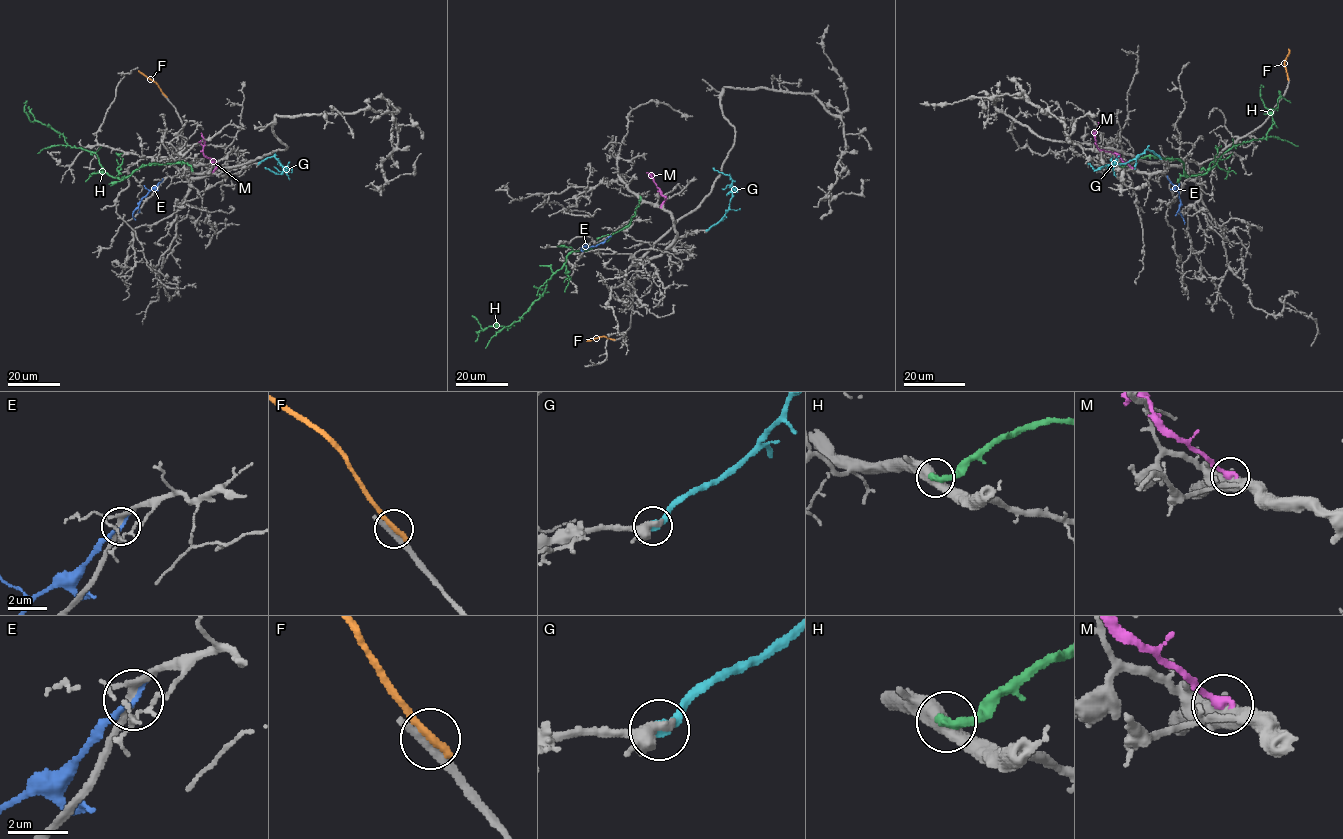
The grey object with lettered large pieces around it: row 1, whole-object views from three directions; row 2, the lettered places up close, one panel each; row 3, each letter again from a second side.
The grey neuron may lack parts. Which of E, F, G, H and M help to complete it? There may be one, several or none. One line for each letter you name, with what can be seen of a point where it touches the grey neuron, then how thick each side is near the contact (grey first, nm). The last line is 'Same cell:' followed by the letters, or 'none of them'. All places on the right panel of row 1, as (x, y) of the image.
G: Touches grey at (1160, 157). Thickness 400 nm (grey) against 420 nm
Same cell: G

